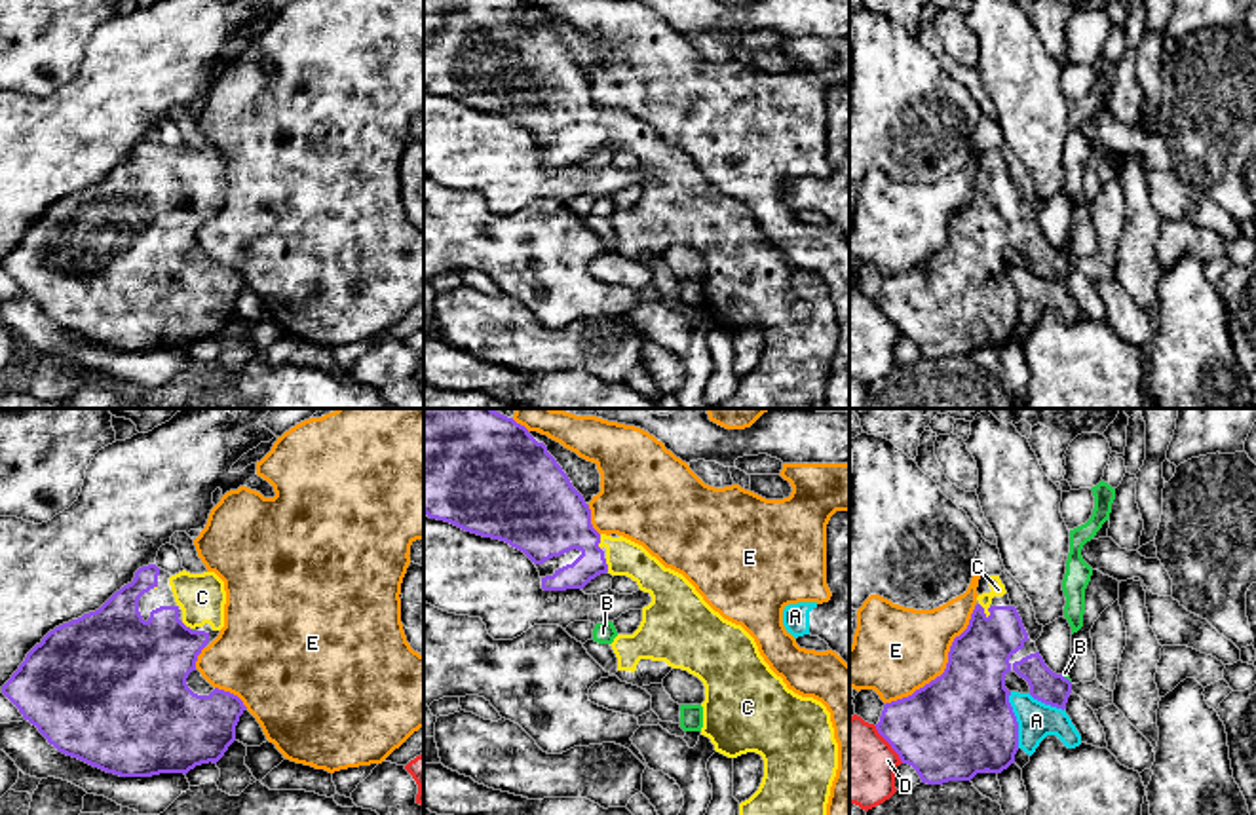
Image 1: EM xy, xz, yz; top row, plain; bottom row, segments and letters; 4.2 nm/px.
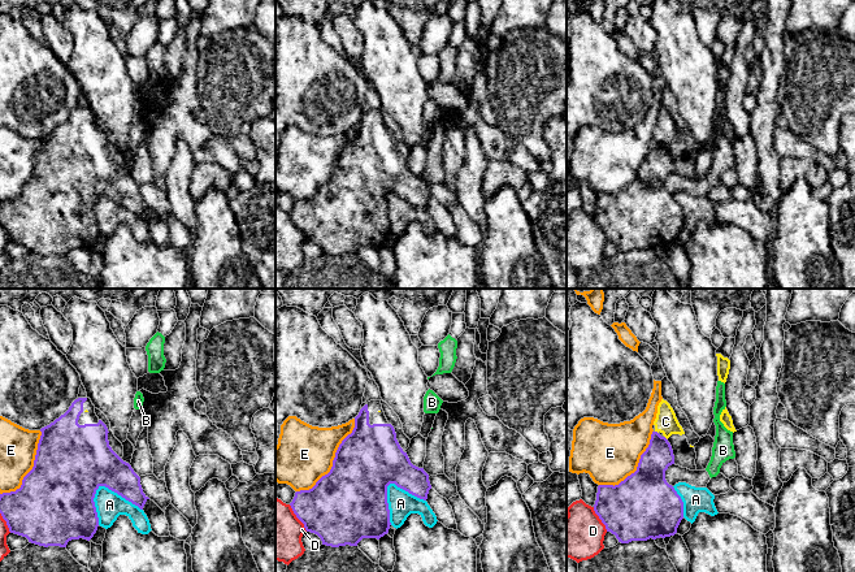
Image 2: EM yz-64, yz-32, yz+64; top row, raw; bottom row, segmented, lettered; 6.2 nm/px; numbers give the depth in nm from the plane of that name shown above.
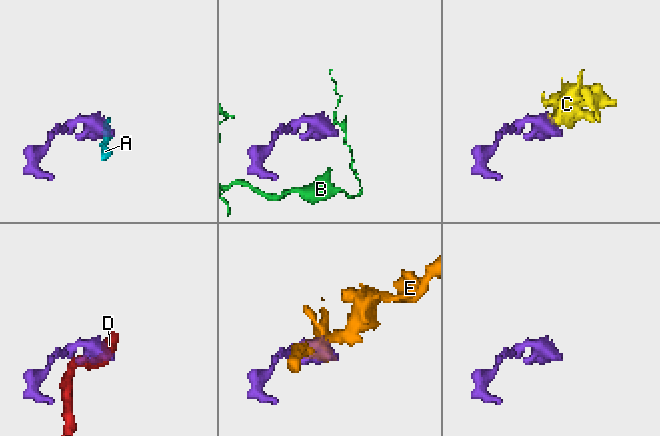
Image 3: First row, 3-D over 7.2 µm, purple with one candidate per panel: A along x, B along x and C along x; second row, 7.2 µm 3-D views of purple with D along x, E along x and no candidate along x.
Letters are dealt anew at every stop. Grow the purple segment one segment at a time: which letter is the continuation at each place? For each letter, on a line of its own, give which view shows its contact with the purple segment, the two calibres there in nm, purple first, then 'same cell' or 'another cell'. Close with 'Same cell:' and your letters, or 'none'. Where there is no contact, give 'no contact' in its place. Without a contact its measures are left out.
A: contact in yz; calibres 440 and 160 nm; another cell
B: contact in yz; calibres 140 and 20 nm; another cell
C: contact in yz; calibres 260 and 60 nm; same cell
D: contact in yz; calibres 420 and 360 nm; another cell
E: contact in yz; calibres 440 and 380 nm; another cell
Same cell: C

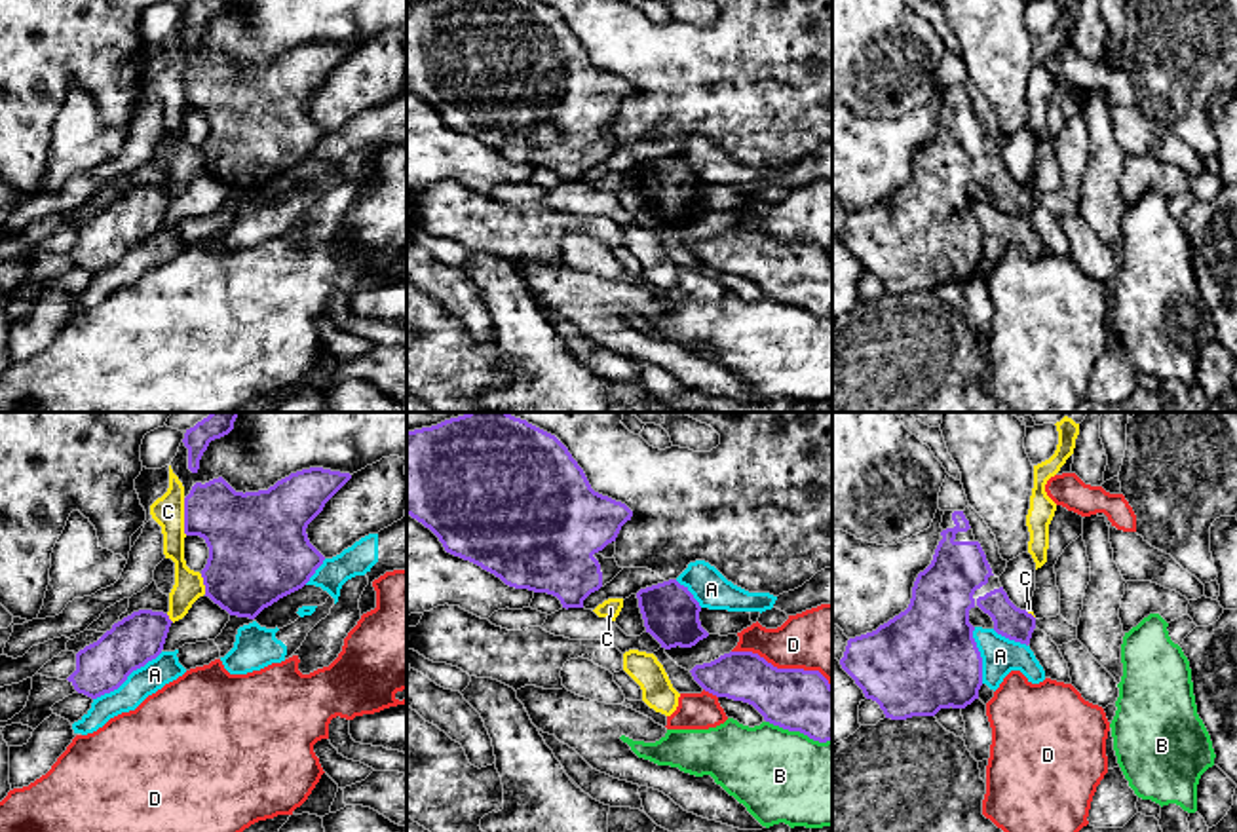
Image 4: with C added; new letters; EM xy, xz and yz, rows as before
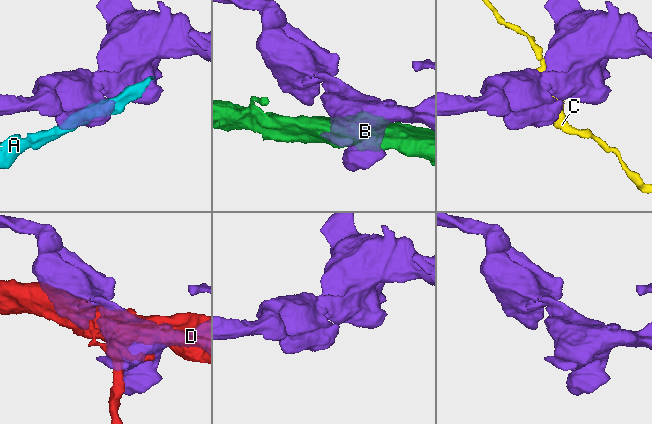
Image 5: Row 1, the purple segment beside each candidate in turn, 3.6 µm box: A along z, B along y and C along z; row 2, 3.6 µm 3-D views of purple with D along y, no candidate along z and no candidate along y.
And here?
A: contact in xy; calibres 220 and 120 nm; another cell
B: contact in xz; calibres 260 and 400 nm; another cell
C: contact in xy; calibres 320 and 140 nm; another cell
D: contact in xz; calibres 260 and 300 nm; another cell
Same cell: none

